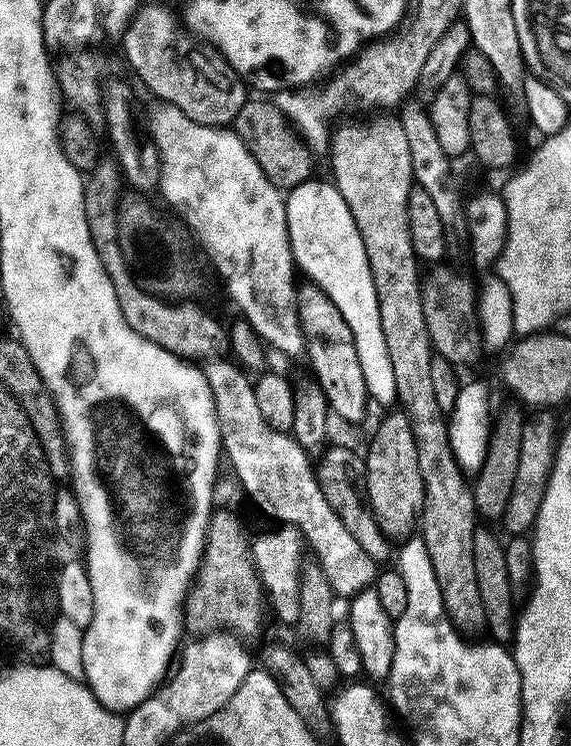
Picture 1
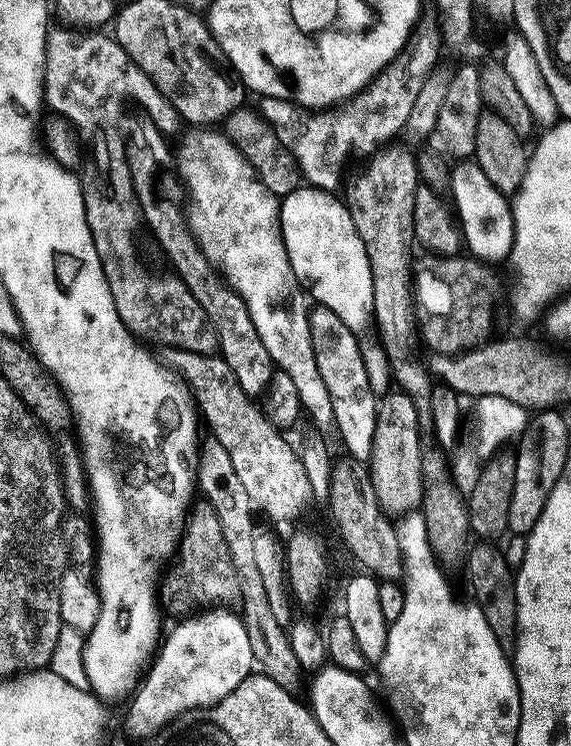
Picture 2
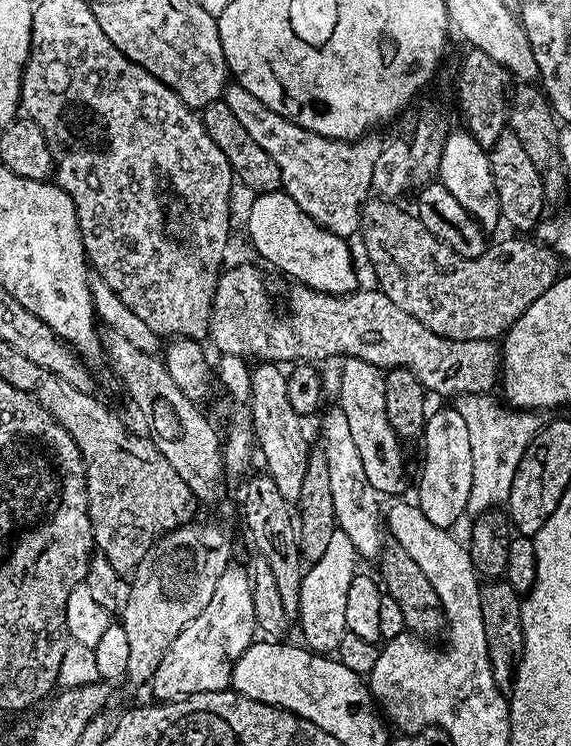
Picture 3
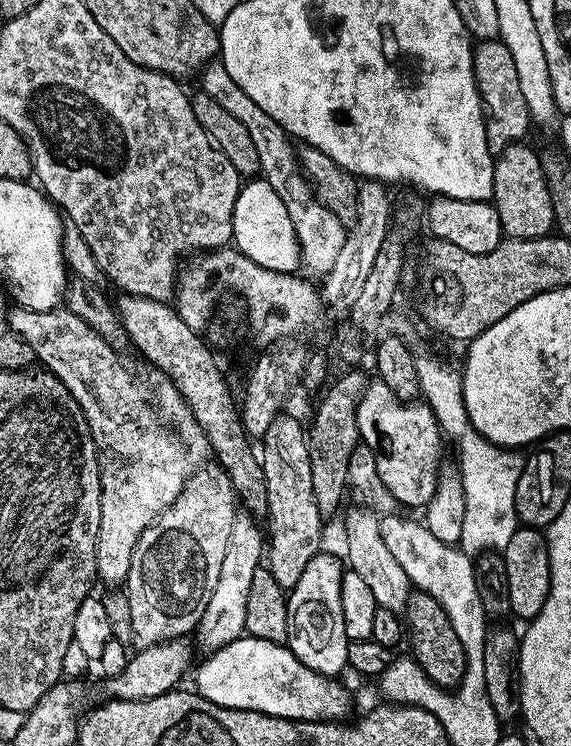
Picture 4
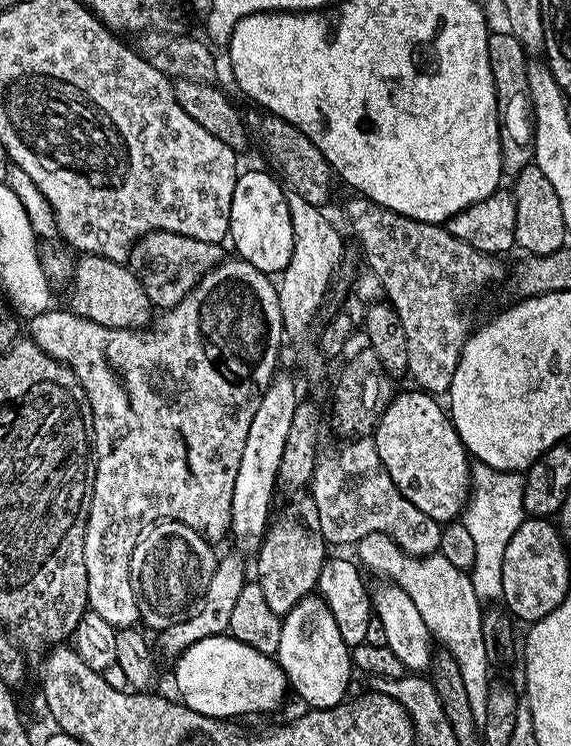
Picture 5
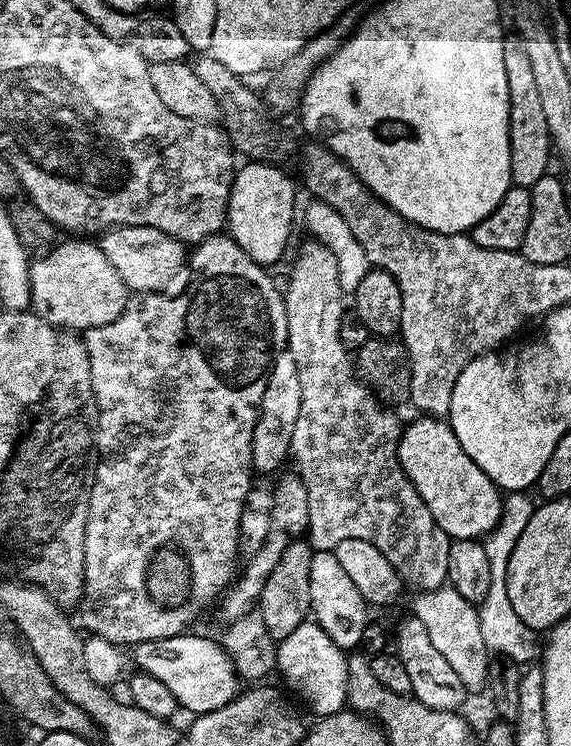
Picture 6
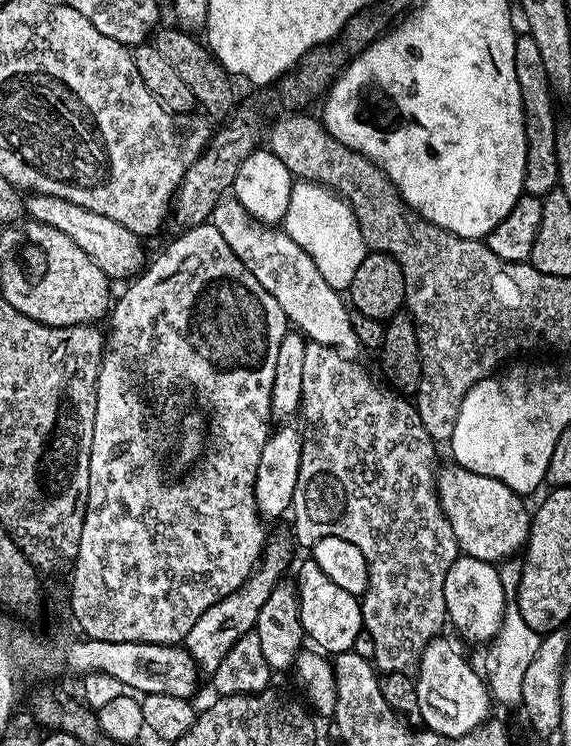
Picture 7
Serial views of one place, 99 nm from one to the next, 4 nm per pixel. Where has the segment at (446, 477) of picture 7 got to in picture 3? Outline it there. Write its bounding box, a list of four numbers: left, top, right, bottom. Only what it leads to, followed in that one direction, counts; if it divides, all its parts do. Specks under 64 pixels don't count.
[338,358,404,492]

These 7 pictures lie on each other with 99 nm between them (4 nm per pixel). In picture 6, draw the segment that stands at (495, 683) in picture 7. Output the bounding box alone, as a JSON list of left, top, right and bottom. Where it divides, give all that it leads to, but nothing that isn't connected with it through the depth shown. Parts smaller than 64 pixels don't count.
[477,492,540,666]

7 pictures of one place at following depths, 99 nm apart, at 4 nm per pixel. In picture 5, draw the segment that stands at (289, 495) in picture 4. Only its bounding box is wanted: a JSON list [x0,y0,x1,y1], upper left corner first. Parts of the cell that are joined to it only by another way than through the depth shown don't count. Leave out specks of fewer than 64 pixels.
[255,494,326,617]

